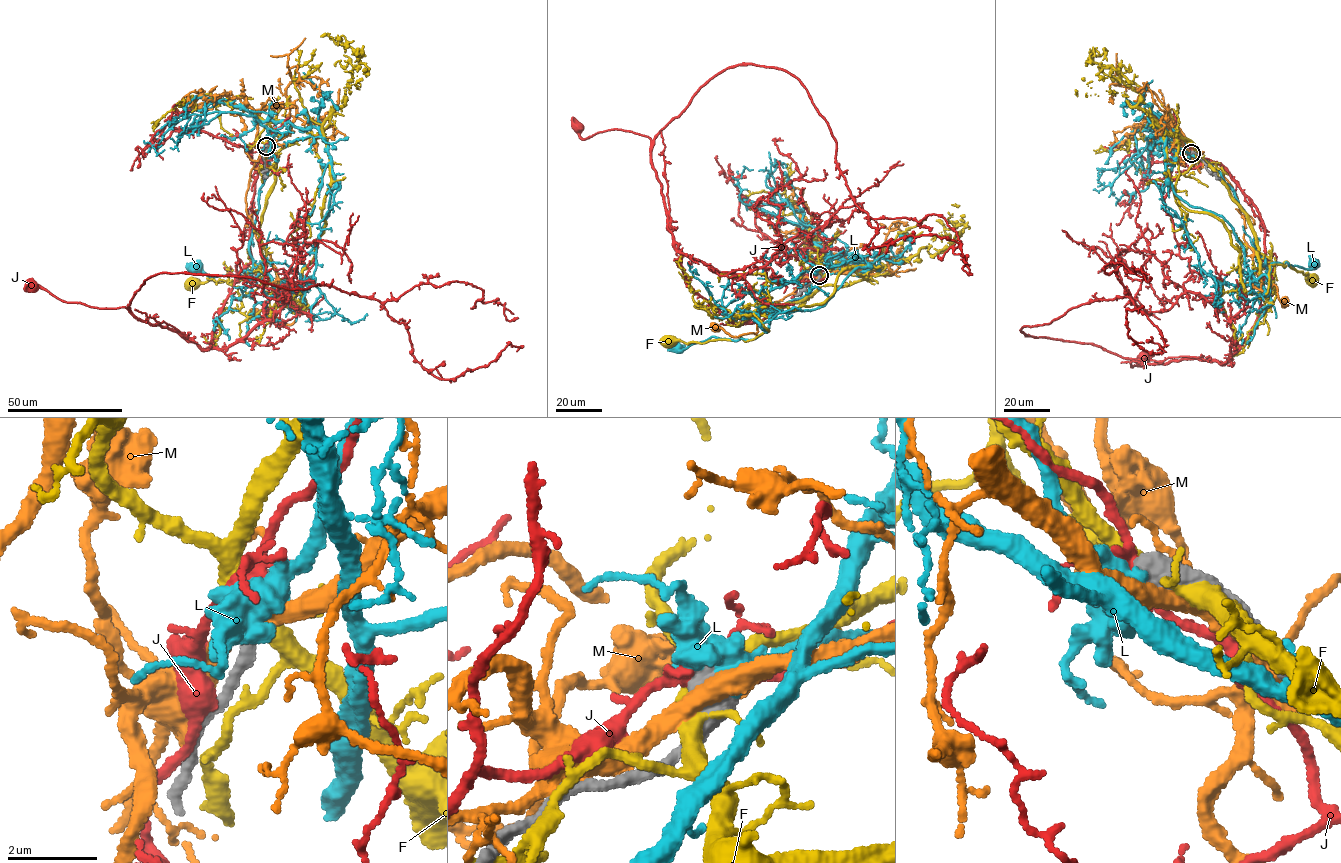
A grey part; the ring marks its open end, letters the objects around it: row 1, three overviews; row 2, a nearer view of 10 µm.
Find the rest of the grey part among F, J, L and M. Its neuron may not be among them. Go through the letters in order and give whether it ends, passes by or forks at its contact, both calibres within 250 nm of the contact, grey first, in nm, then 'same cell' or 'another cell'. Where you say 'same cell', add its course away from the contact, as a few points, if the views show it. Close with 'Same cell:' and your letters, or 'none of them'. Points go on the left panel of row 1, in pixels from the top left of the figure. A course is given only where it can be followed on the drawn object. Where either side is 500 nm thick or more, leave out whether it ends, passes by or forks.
F: it forks | 480/360 nm | another cell
J: 650/200 nm | another cell
L: 700/440 nm | same cell | via (267, 146), (275, 134), (248, 251), (274, 293), (301, 312), (302, 292), (289, 279), (212, 277), (194, 267)
M: 700/320 nm | another cell
Same cell: L

